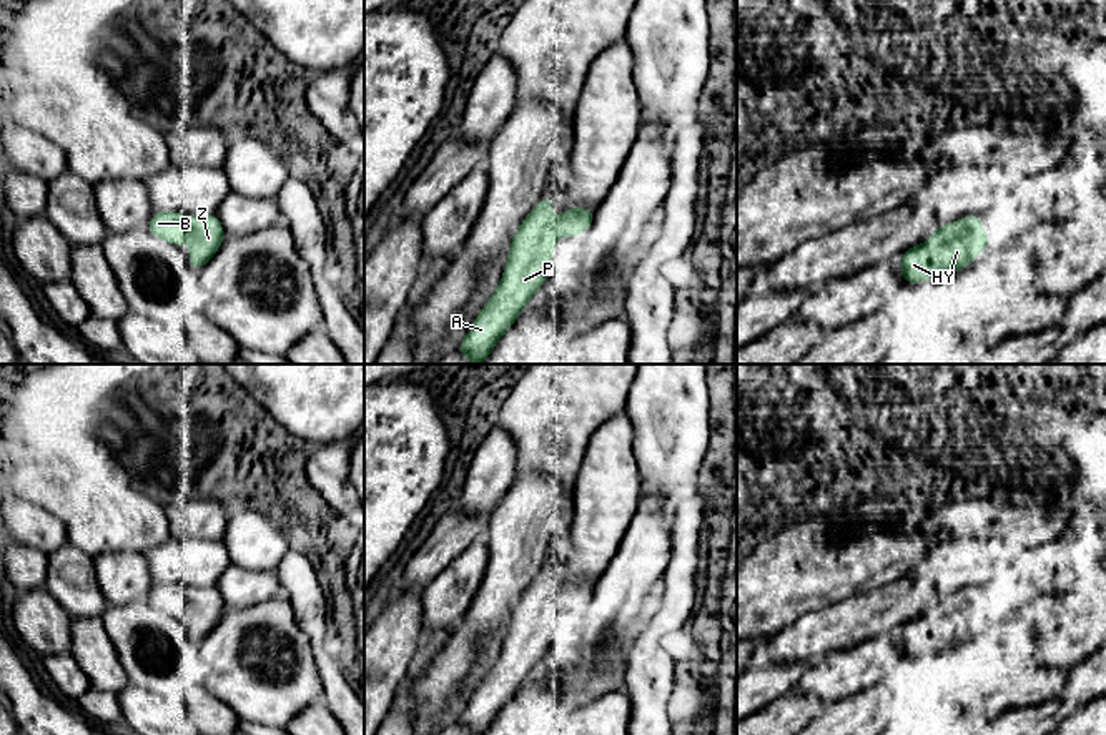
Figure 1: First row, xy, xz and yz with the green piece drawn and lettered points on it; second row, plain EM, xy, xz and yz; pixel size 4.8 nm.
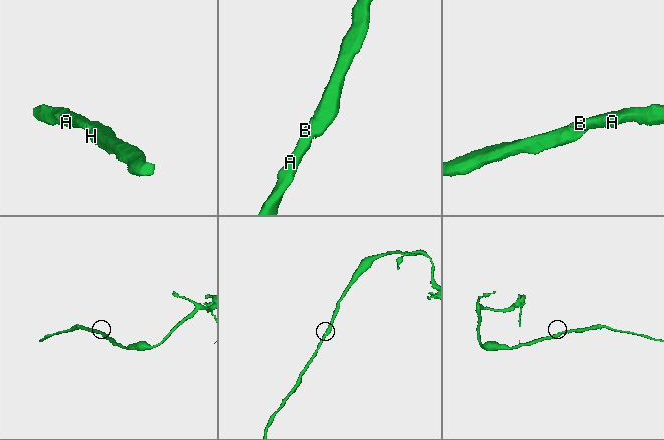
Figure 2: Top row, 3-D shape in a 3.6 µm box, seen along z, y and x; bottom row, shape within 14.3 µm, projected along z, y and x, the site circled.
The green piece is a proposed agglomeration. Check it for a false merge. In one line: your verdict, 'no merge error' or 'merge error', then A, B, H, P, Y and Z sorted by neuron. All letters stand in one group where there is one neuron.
no merge error; A B H P Y Z

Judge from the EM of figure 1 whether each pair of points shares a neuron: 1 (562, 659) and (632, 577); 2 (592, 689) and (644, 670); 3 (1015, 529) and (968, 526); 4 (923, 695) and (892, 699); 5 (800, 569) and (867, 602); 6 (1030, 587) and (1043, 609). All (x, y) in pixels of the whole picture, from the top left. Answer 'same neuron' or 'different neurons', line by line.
1: same neuron
2: different neurons
3: same neuron
4: same neuron
5: different neurons
6: different neurons

